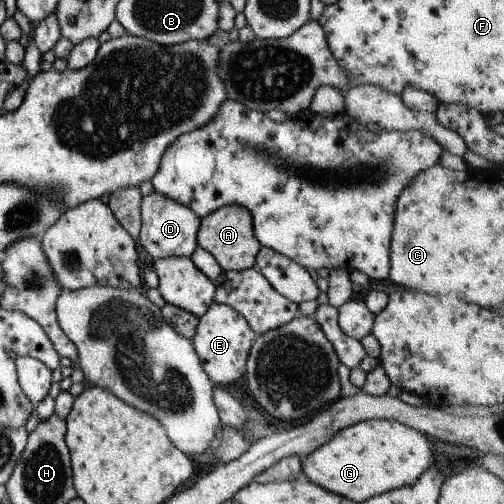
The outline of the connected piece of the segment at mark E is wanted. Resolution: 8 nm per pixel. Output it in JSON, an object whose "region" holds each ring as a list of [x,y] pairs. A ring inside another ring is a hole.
{"region":[[[213,301],[198,318],[195,332],[189,341],[209,380],[214,385],[227,388],[245,374],[249,347],[255,337],[256,334],[239,313],[236,313],[229,305]]]}

